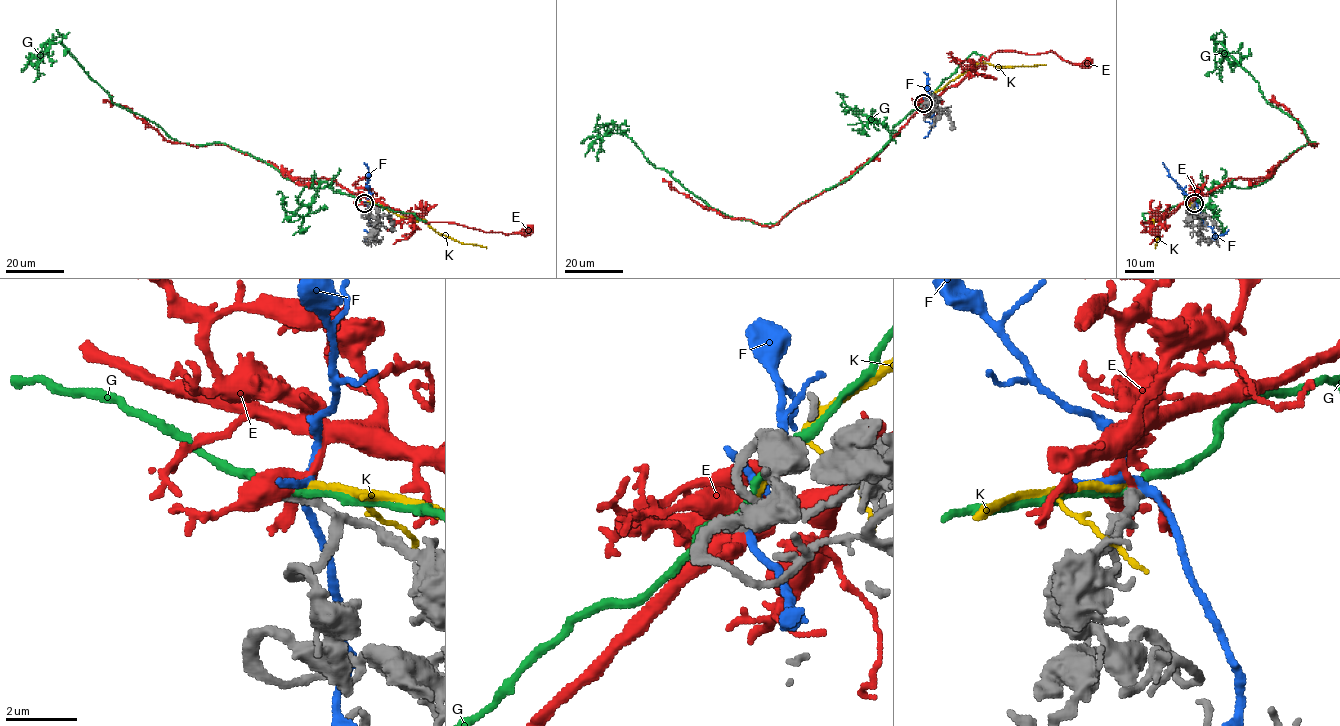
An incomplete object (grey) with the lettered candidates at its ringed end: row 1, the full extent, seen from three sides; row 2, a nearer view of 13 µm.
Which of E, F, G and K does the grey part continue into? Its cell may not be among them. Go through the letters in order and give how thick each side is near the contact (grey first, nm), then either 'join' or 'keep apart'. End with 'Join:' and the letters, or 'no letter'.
E: calibres 480 and 260 nm; keep apart
F: calibres 500 and 190 nm; keep apart
G: calibres 480 and 200 nm; keep apart
K: calibres 500 and 280 nm; keep apart
Join: no letter

